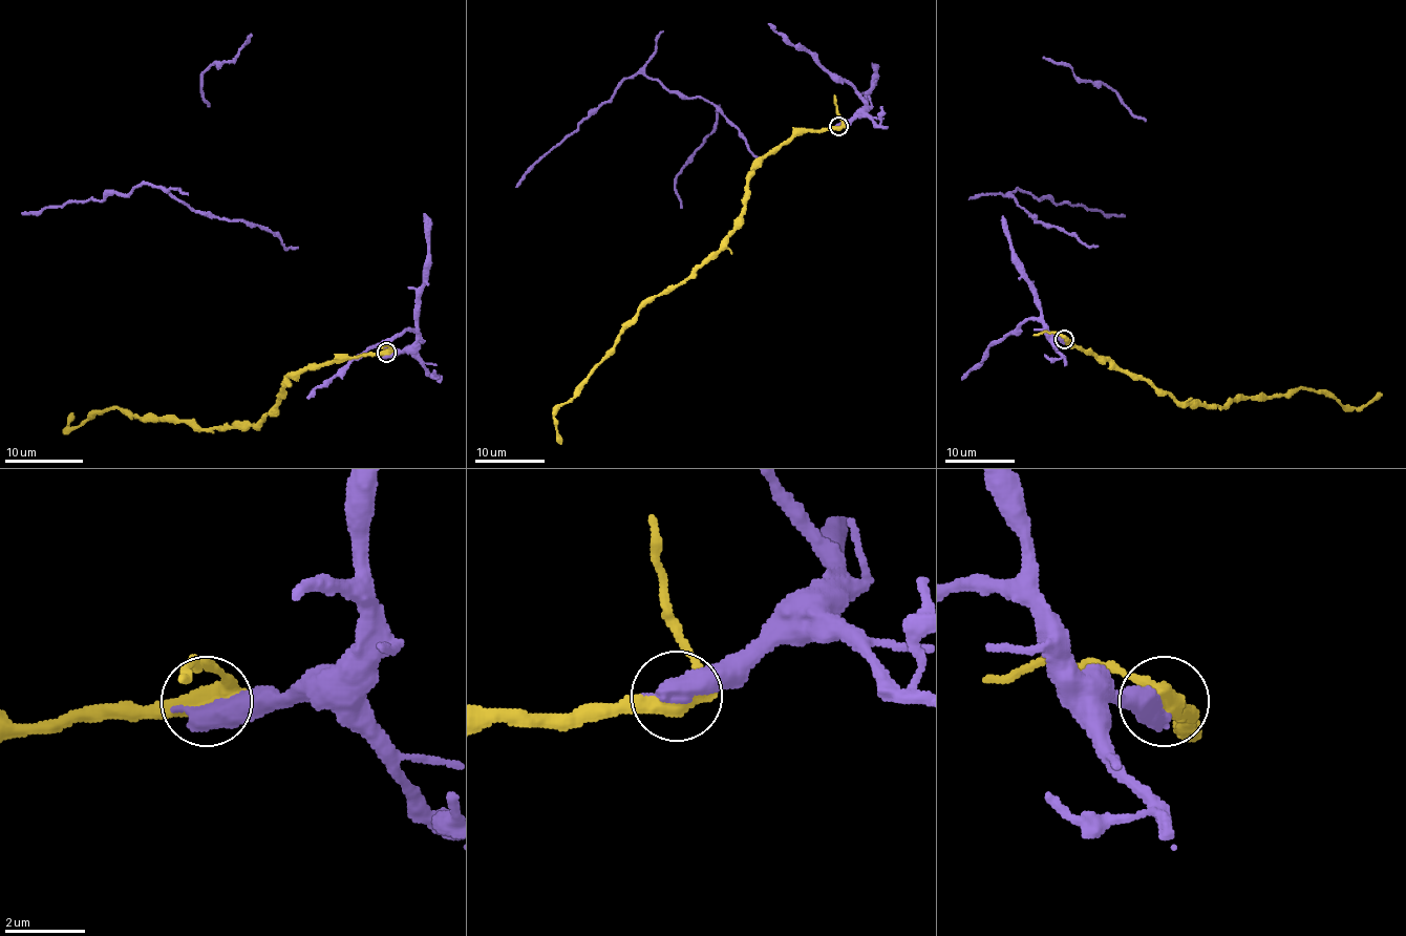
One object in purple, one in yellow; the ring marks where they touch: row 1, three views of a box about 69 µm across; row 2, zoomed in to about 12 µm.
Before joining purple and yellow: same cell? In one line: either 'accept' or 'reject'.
accept

